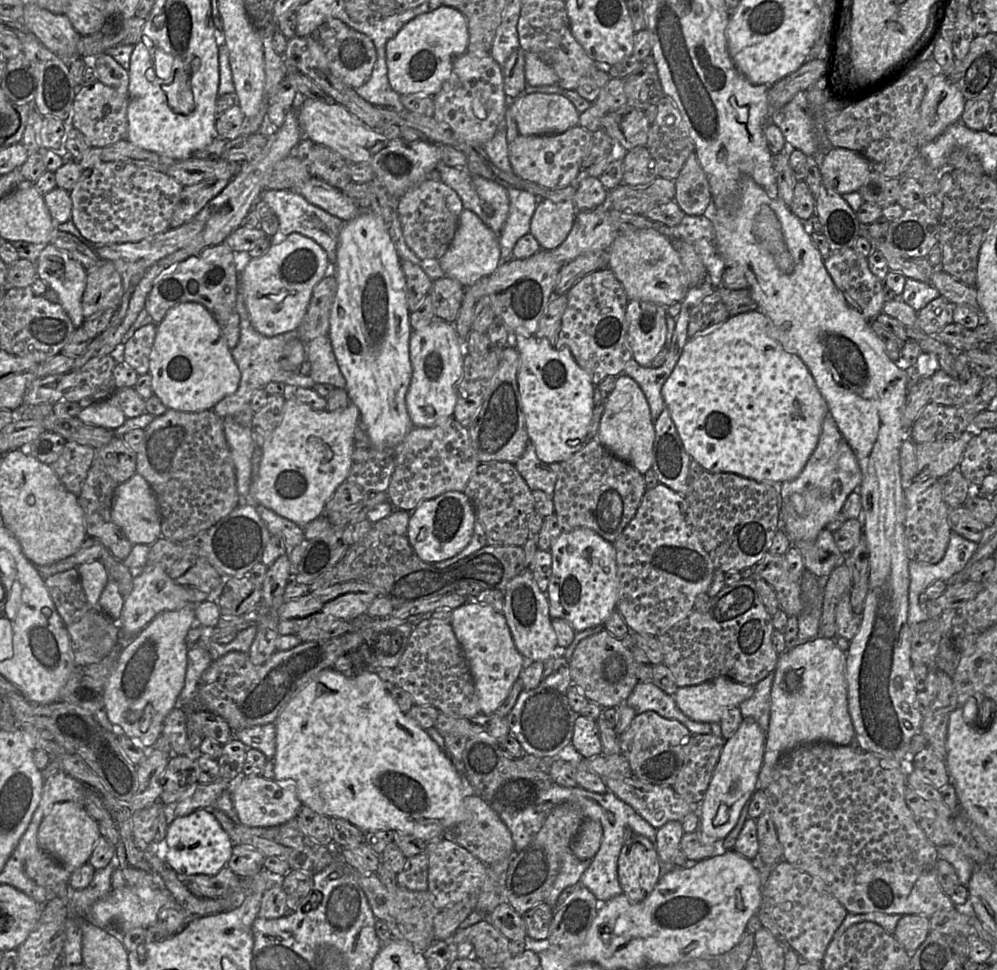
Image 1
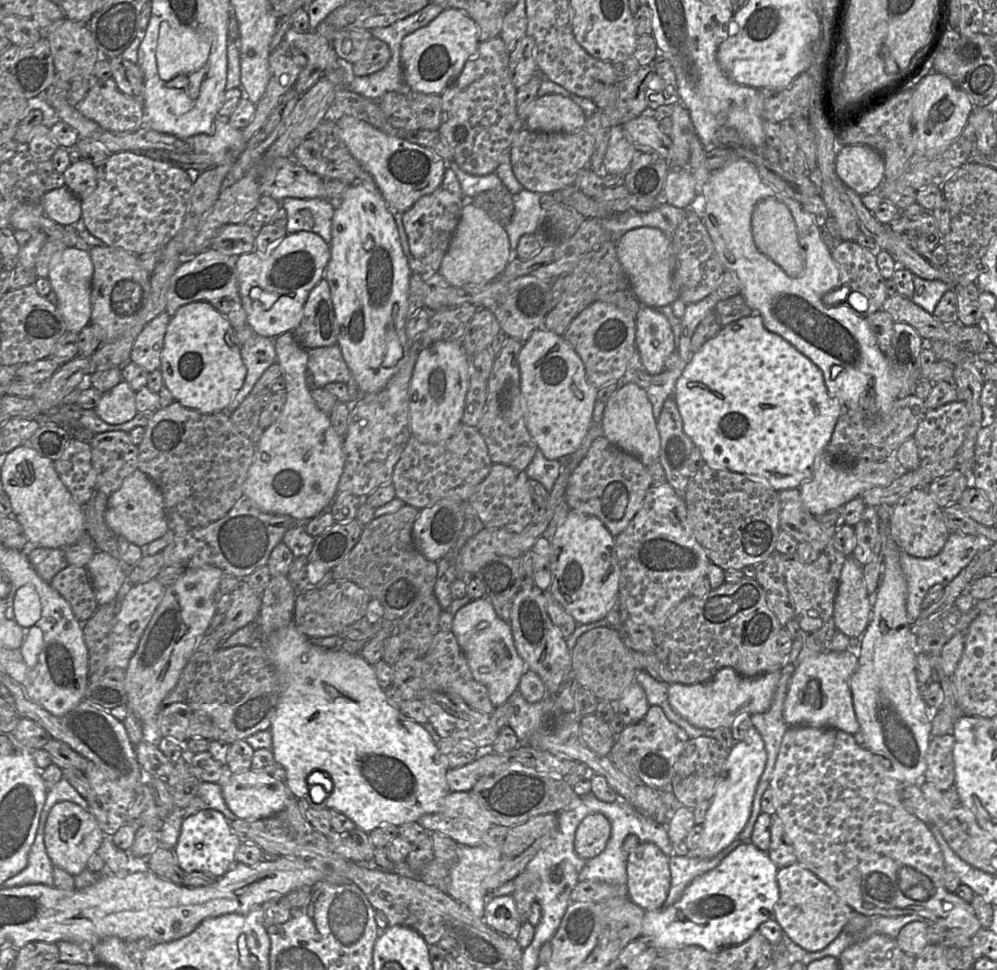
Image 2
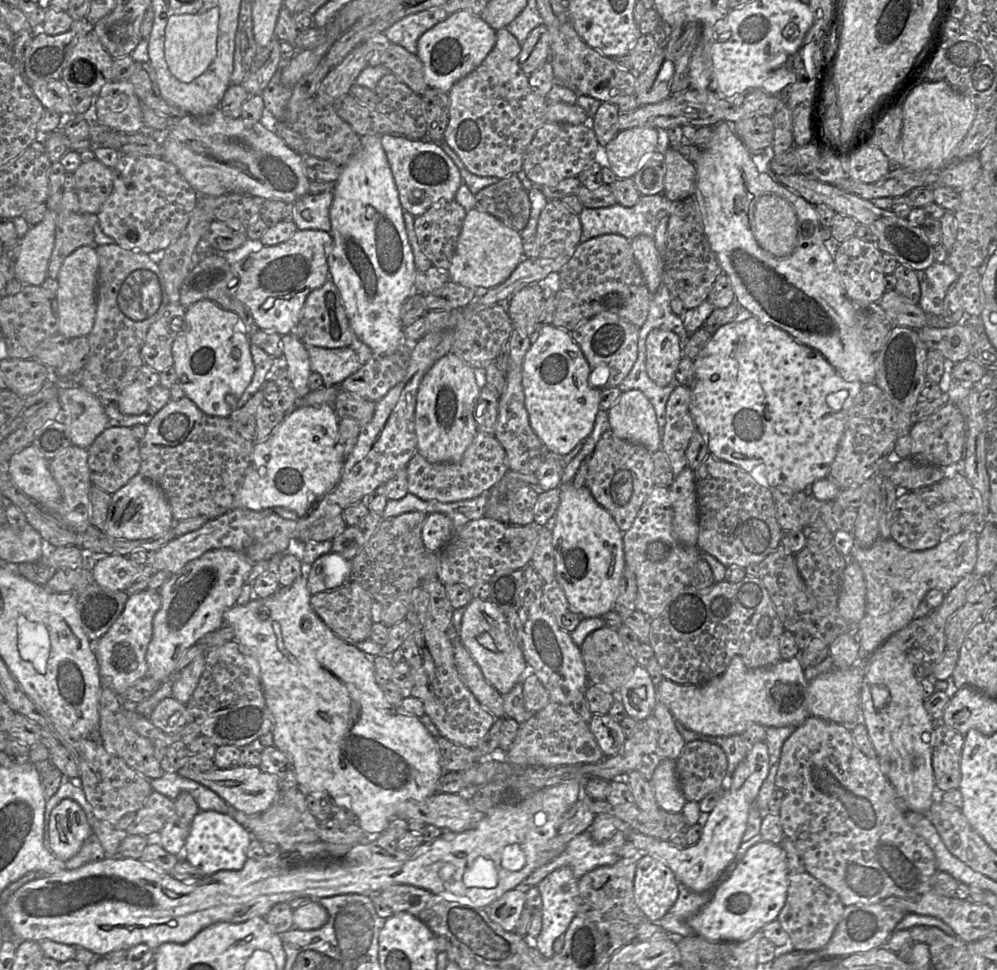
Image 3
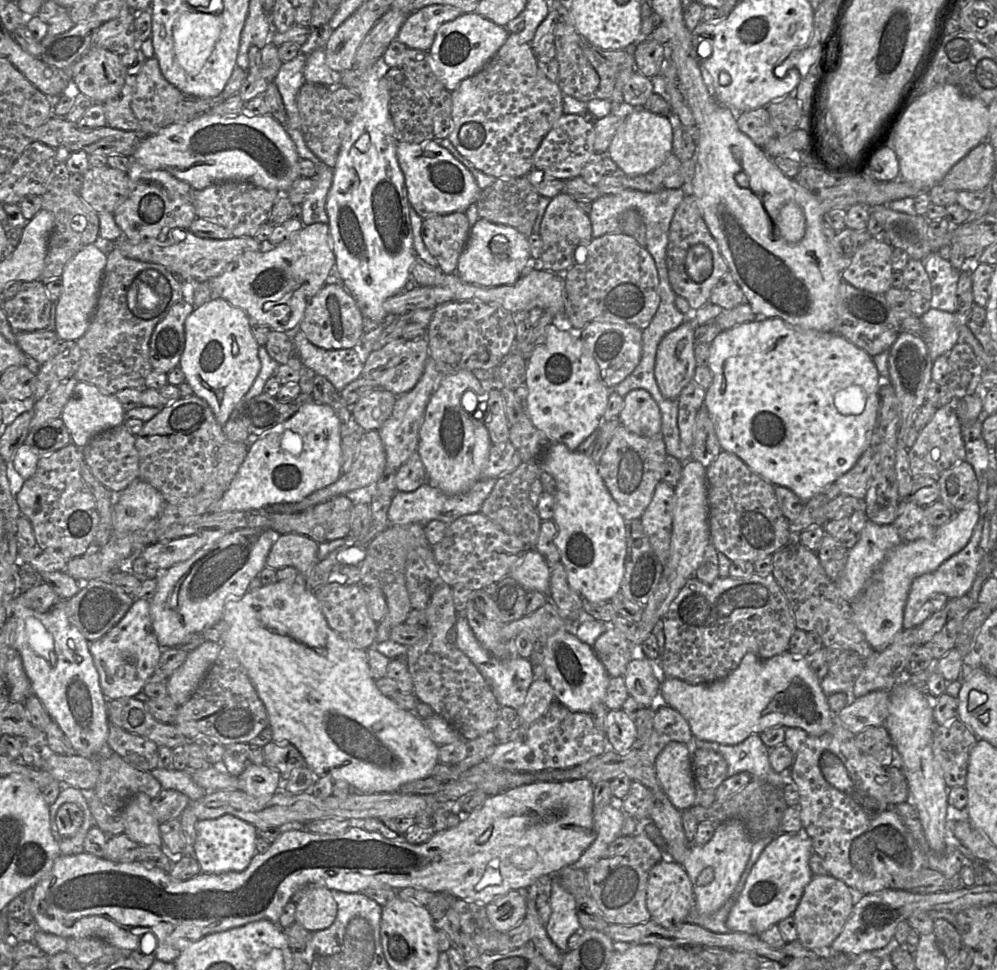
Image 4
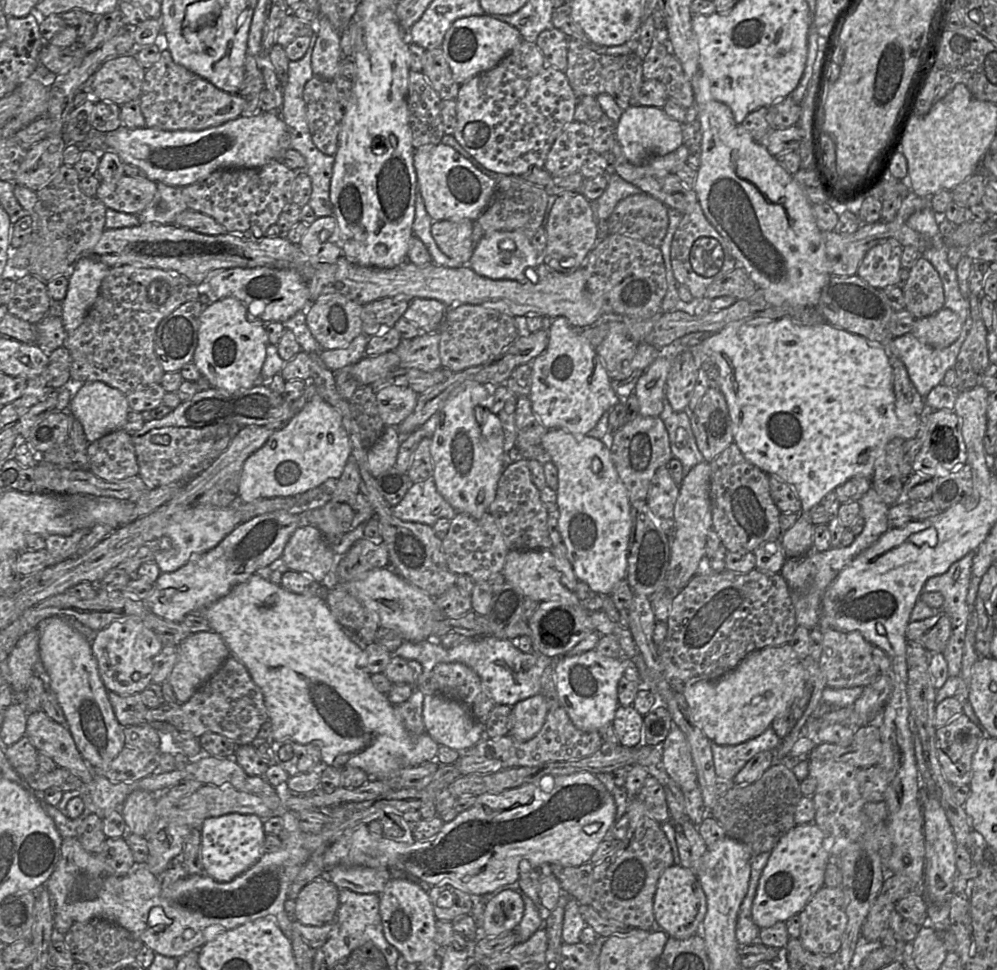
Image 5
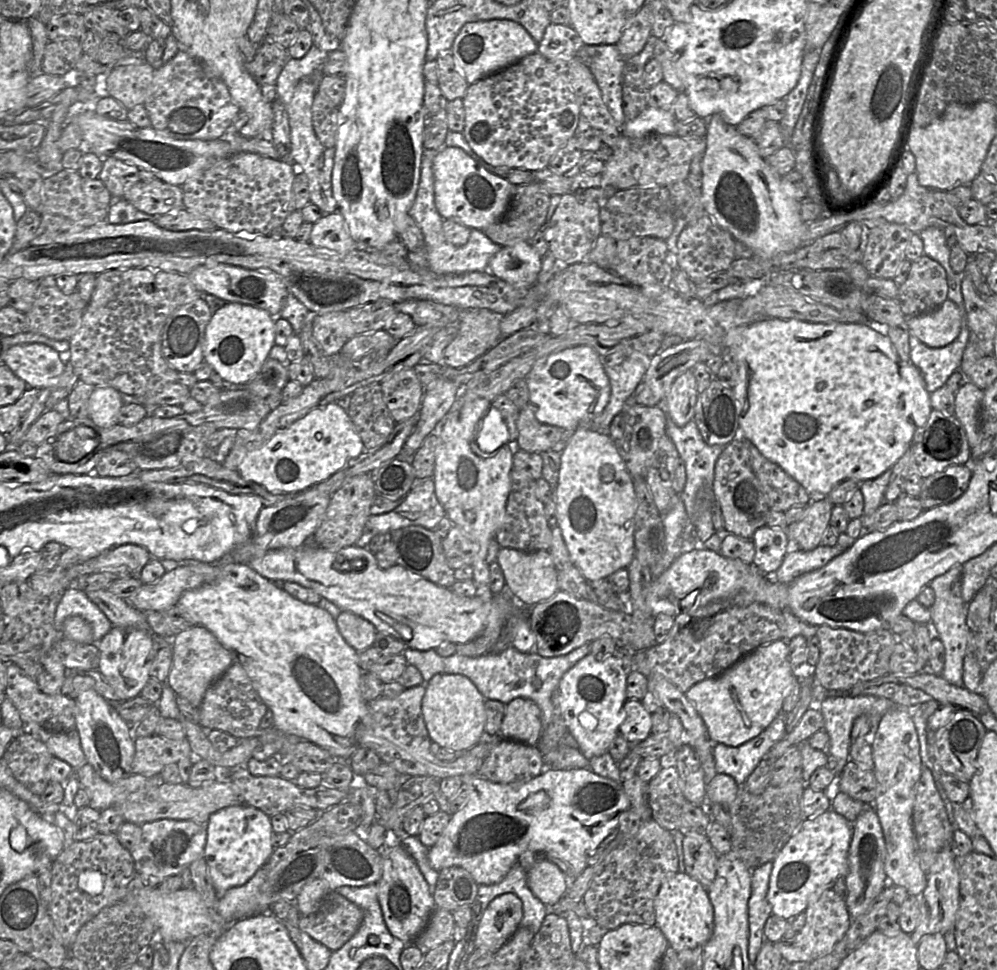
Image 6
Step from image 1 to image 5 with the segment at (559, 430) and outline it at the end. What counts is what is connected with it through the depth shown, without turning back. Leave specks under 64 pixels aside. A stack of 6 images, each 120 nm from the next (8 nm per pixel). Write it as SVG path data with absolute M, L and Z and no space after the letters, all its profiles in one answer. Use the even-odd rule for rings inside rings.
M565 317L552 319L548 330L547 348L530 363L532 384L528 397L533 413L545 428L560 429L575 436L585 436L596 426L603 413L619 402L619 398L611 386L603 361L576 328L581 327L573 327Z

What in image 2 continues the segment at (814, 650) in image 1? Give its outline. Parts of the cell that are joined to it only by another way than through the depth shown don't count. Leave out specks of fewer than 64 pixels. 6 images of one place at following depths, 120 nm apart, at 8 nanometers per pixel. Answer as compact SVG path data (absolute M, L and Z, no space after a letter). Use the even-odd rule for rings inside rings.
M824 651L800 660L790 678L783 705L783 719L789 726L811 726L833 728L854 735L859 731L859 723L854 711L850 681L858 666L857 651Z

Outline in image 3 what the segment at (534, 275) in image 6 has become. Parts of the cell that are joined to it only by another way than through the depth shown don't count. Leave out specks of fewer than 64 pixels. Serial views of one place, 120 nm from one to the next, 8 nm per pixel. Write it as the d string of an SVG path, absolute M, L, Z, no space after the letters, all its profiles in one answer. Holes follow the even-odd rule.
M476 208L466 212L447 273L450 281L473 289L490 289L508 279L524 258L520 232Z

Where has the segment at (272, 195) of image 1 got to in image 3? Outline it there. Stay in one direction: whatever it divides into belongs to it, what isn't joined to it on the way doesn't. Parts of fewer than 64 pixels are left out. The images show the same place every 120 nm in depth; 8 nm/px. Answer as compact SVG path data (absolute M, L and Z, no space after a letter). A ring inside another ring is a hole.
M333 190L319 194L306 194L294 202L293 222L298 230L314 229L330 232L329 210L333 200Z

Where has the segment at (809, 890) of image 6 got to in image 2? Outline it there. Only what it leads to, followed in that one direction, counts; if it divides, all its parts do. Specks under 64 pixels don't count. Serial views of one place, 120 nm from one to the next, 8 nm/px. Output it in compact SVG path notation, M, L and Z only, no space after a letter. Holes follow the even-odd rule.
M742 843L731 851L715 868L696 877L671 906L646 912L641 937L648 939L658 950L668 951L696 945L708 951L738 945L746 941L765 921L773 918L779 899L778 867L767 852L752 843Z

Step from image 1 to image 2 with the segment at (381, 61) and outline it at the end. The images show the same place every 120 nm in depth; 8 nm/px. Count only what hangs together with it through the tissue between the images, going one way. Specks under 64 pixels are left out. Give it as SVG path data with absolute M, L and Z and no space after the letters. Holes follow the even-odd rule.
M399 53L391 54L387 65L367 76L351 75L349 89L365 98L378 100L387 92L408 94L412 91L404 82Z

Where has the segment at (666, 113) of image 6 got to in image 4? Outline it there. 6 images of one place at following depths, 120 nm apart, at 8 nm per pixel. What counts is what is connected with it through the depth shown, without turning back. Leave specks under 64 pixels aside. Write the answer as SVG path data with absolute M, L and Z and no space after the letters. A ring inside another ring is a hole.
M644 108L628 109L609 145L608 155L627 175L651 173L673 153L674 130L673 116L658 115Z

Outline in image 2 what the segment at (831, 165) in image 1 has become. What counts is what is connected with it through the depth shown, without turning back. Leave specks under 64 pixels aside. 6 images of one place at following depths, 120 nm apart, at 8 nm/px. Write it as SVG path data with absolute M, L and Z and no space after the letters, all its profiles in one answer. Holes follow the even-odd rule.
M866 144L839 146L835 172L845 185L863 196L877 192L885 180L885 161Z

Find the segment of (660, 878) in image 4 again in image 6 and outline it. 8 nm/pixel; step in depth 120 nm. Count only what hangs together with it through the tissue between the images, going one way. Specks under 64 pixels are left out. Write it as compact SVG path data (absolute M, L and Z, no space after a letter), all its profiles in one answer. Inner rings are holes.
M676 872L661 884L654 901L655 925L662 931L669 946L676 950L704 946L714 929L714 909L707 889L686 872Z

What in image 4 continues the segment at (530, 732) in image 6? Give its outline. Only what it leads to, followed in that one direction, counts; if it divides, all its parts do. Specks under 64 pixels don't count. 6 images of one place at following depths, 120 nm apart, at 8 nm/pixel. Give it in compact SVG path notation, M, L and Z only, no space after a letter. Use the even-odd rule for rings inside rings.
M534 680L527 692L524 704L516 710L522 724L531 724L548 710L555 700L555 692L547 680Z

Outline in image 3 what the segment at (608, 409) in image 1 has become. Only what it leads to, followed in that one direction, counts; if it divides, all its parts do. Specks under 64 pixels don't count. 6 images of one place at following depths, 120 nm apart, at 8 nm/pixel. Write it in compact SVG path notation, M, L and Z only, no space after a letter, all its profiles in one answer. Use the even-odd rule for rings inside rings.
M640 390L623 392L607 413L609 429L618 438L640 444L651 453L662 449L654 407Z

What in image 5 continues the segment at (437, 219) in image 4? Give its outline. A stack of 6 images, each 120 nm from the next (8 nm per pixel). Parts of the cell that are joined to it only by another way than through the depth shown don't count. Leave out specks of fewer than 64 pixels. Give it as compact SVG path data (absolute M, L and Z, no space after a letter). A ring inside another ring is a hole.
M469 219L437 220L432 221L431 235L446 256L467 262L473 253L472 229Z

